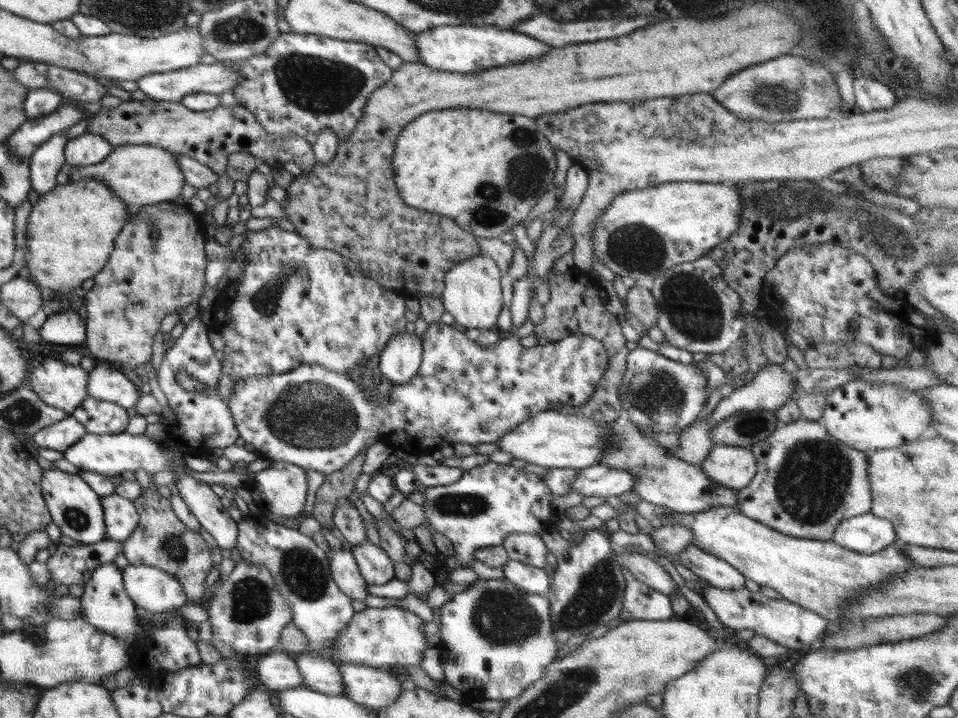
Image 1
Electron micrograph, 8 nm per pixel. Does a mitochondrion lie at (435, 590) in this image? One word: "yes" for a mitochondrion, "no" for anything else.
no

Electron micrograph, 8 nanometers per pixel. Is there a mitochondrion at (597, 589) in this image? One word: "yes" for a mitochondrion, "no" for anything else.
yes

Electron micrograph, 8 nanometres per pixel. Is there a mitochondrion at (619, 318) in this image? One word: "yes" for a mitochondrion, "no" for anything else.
no

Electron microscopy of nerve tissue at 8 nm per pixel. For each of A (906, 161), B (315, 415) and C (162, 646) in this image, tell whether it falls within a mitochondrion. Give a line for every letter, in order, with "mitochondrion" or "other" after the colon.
A: other
B: mitochondrion
C: other

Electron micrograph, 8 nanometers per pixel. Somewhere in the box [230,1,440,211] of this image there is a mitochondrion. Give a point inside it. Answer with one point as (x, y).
(319, 85)

